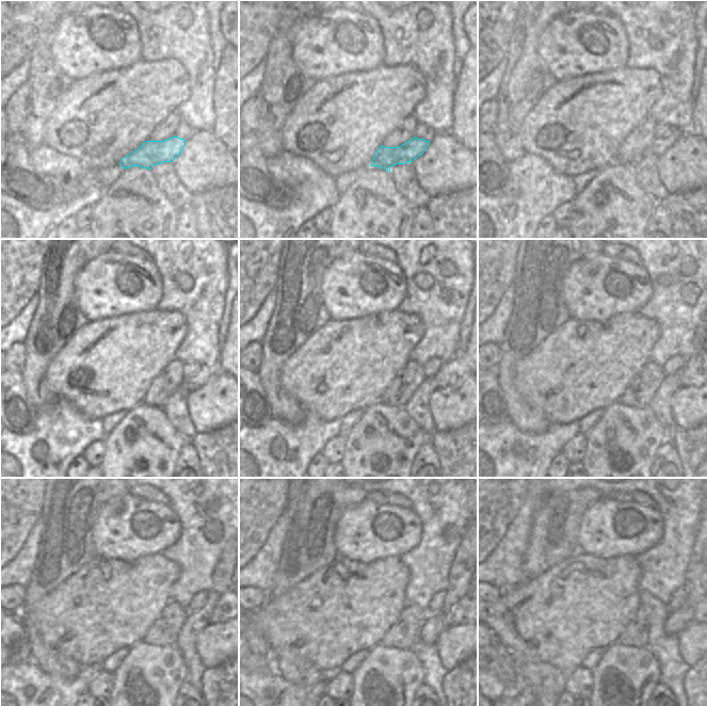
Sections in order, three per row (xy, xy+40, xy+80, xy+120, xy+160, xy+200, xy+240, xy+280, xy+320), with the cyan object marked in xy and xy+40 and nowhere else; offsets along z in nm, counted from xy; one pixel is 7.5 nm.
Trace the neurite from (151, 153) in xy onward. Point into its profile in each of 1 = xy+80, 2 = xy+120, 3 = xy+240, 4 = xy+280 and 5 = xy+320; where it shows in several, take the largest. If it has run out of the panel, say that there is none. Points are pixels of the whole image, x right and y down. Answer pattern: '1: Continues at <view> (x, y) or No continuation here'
1: Continues at xy+80 (659, 146)
2: Continues at xy+120 (205, 373)
3: Continues at xy+240 (217, 616)
4: Continues at xy+280 (455, 613)
5: Continues at xy+320 (694, 616).

